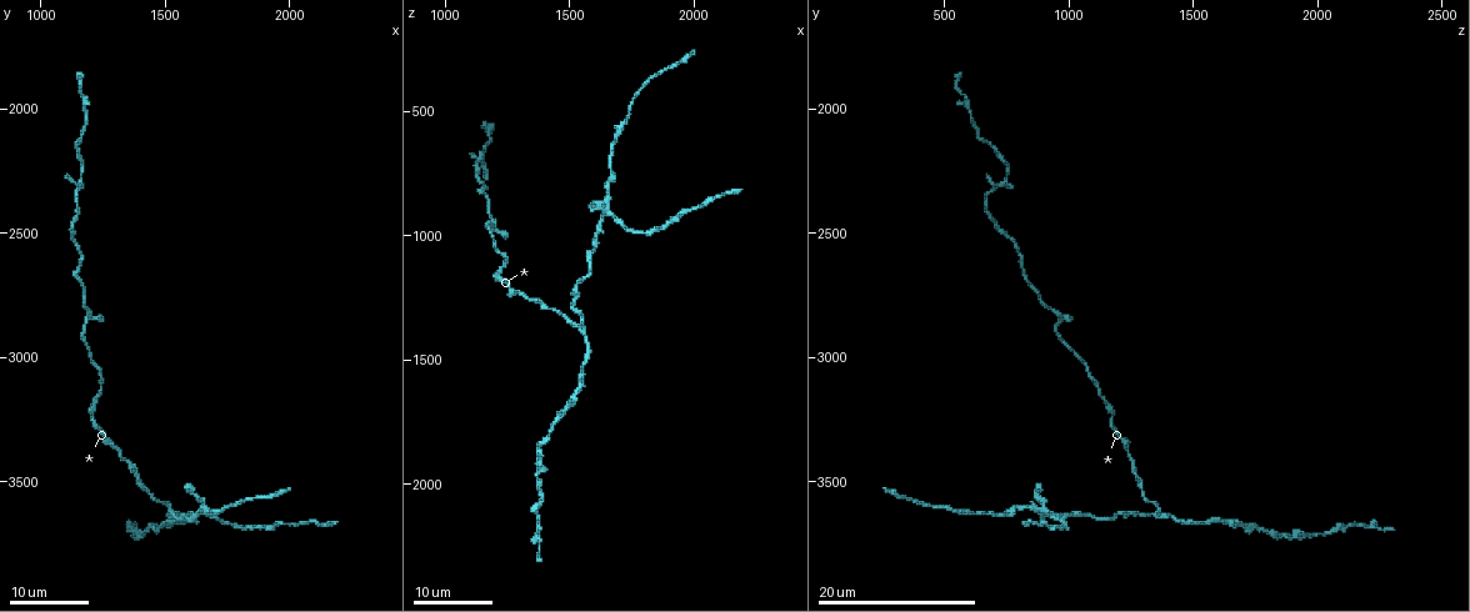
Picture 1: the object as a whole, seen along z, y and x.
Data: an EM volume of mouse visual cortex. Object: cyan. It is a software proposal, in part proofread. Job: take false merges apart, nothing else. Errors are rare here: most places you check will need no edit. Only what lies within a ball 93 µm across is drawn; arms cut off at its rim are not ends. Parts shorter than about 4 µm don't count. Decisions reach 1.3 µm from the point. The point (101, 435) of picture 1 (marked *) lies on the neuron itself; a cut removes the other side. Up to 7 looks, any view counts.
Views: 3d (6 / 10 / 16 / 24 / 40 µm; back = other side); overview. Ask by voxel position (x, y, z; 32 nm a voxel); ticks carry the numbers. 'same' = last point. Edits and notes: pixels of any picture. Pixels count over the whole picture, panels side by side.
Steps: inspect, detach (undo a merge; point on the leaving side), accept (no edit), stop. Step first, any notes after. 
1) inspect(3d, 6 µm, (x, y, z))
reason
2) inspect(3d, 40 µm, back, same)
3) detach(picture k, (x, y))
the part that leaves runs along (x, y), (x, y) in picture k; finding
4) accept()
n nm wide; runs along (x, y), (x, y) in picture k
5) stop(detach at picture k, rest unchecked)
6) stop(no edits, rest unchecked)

inspect(3d, 24 µm, (1680, 3630, 720))
thick turns thin

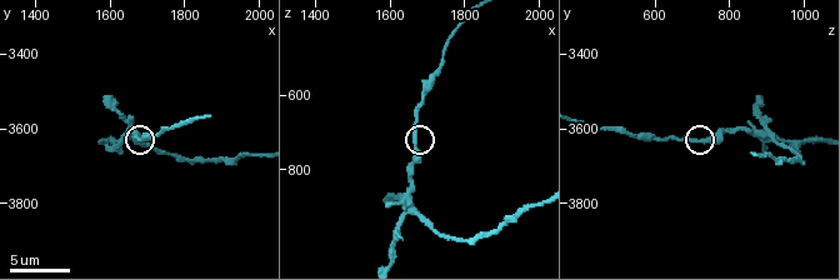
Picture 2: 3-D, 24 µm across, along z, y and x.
inspect(3d, 6 µm, (1670, 3630, 730))
zoom in

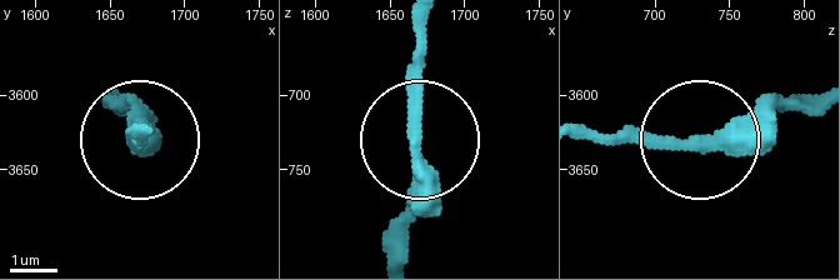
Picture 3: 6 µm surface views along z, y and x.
accept()
runs along (405, 253), (416, 26) in picture 3; continuous, no second neuron

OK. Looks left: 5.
inspect(3d, 10 µm, (1730, 3620, 540))
thick turns thin

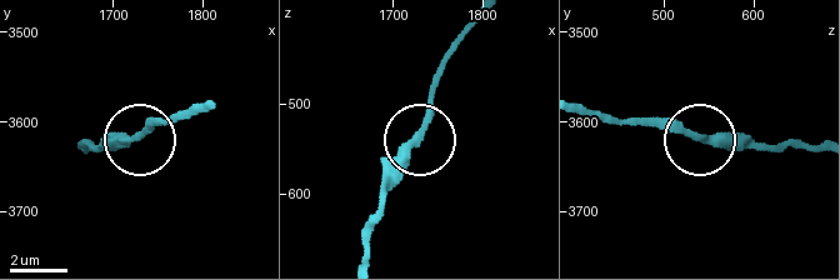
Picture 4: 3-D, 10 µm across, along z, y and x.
accept()
280 nm wide; runs along (364, 256), (380, 184), (424, 134), (435, 73) in picture 4; continuous, no second neuron

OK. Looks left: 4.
inspect(3d, 10 µm, (1660, 3620, 910))
thin arm on a thick one

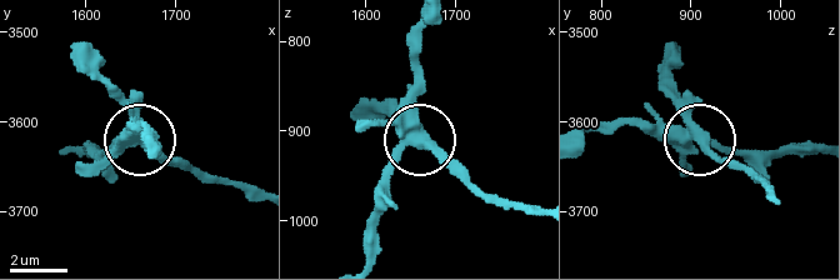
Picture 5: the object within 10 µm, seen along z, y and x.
inspect(3d, 10 µm, back, (1665, 3615, 905))

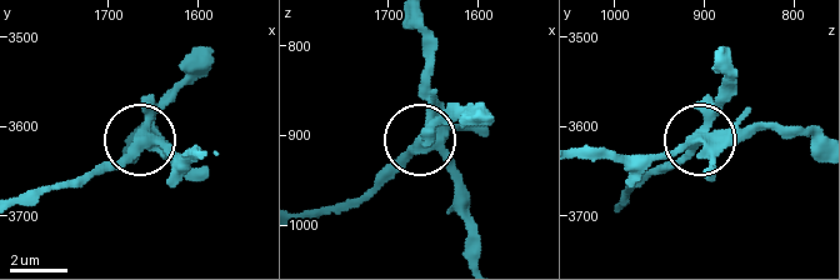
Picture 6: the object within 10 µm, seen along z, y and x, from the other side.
detach(picture 6, (156, 105))
side arm 21 µm; 3 arms; two neurons meet here

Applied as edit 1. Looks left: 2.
stop(detach at picture 6, rest unchecked)

